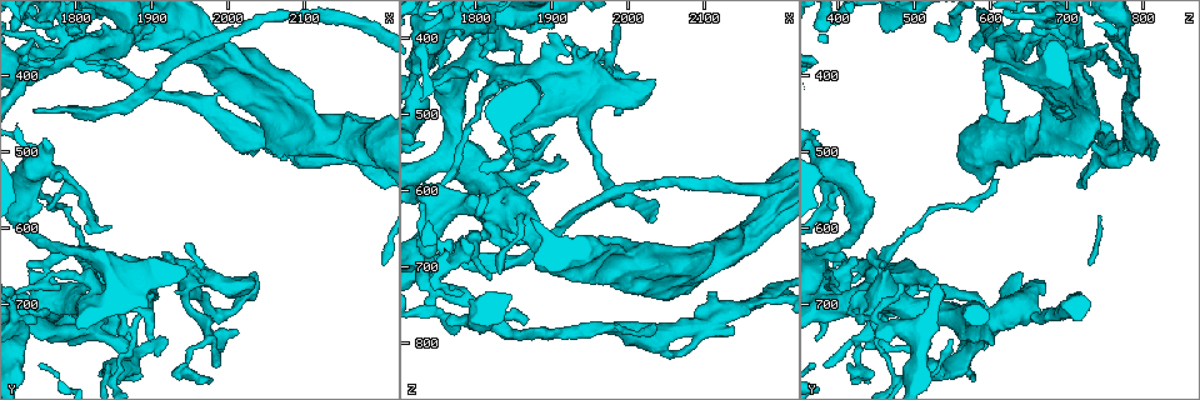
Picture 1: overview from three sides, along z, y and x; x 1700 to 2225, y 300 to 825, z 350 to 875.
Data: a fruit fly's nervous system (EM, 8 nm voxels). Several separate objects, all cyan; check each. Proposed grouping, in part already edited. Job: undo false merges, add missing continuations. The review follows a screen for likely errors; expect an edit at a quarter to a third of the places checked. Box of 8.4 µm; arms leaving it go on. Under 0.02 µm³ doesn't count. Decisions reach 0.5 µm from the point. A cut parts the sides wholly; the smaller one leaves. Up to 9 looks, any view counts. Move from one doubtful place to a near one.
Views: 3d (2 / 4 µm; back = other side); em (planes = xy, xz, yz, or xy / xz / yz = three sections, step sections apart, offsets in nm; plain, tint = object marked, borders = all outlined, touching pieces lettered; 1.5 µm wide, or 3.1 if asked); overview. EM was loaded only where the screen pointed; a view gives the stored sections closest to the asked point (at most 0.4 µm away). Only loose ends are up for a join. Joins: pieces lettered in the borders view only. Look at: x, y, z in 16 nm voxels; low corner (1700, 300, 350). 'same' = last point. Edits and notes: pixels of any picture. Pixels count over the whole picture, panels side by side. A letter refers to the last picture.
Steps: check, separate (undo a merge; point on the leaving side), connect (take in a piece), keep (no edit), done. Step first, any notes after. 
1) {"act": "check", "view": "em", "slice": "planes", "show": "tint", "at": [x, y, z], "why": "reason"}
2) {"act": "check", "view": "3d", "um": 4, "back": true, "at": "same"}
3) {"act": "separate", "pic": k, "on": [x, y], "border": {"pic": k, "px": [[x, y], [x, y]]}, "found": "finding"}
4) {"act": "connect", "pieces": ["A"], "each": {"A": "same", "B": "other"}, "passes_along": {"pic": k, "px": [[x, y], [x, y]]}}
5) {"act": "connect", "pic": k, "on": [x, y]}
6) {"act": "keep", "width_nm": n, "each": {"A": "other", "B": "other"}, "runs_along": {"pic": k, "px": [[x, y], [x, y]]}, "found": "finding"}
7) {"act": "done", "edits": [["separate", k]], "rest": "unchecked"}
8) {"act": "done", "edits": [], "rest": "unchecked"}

{"act": "check", "view": "em", "slice": "planes", "show": "tint", "at": [1740, 450, 695], "why": "long arm stops here"}

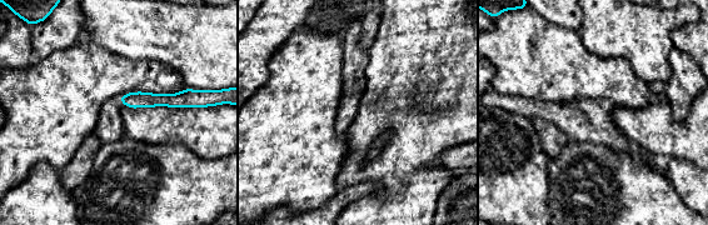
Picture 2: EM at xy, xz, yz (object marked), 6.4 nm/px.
{"act": "check", "view": "em", "slice": "planes", "show": "borders", "at": "same"}

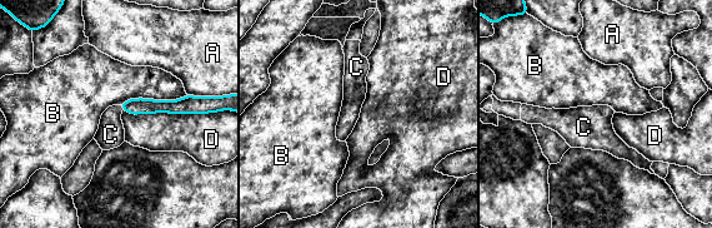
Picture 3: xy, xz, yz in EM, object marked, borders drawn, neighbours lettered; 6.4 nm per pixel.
{"act": "connect", "pieces": ["C"], "longest_contact_nm": ["D", 480], "each": {"A": "other", "B": "other", "C": "same", "D": "other"}, "found": "the neuron continues"}

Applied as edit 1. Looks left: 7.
{"act": "check", "view": "em", "slice": "planes", "show": "borders", "at": [1860, 405, 765], "why": "thin end"}

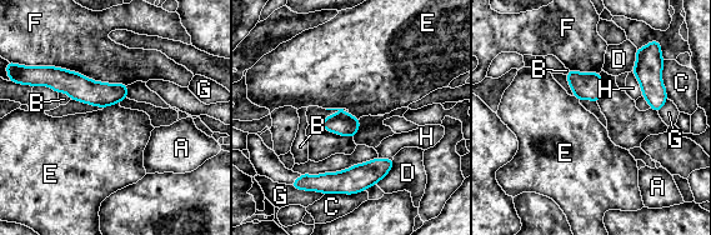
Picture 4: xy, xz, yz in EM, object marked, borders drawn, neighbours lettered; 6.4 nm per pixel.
{"act": "keep", "each": {"A": "other", "B": "other", "C": "other", "D": "other", "E": "other", "F": "other", "G": "other", "H": "other"}, "border": {"pic": 4, "px": [[326, 108], [343, 109]]}, "found": "none of them fits"}

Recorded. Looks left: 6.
{"act": "check", "view": "overview", "why": "see it whole again"}

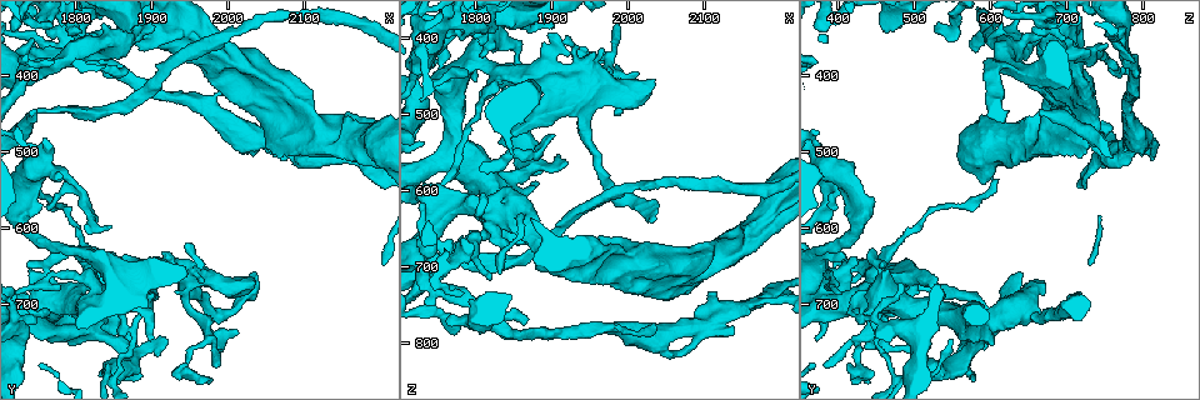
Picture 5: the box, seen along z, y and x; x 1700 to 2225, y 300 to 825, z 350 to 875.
{"act": "check", "view": "3d", "um": 4, "at": [2065, 505, 815], "why": "branch stops here"}

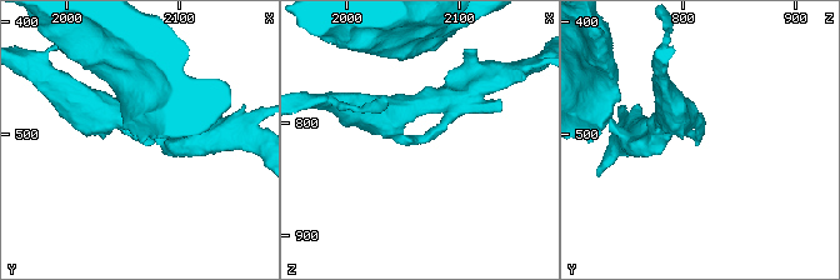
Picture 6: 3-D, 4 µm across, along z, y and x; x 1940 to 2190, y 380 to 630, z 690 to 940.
{"act": "check", "view": "em", "slice": "planes", "show": "borders", "at": [2064, 504, 814]}

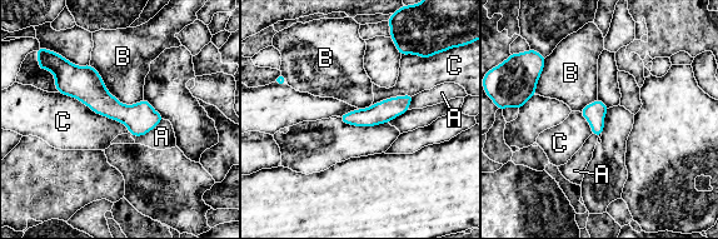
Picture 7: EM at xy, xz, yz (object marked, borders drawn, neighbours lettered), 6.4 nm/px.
{"act": "keep", "longest_contact_nm": ["C", 550], "each": {"A": "other", "B": "other", "C": "other"}, "found": "no lettered piece goes on from it"}

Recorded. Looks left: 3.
{"act": "check", "view": "em", "slice": "yz", "step": 8, "show": "tint", "at": [1920, 745, 565], "why": "branch stops here"}

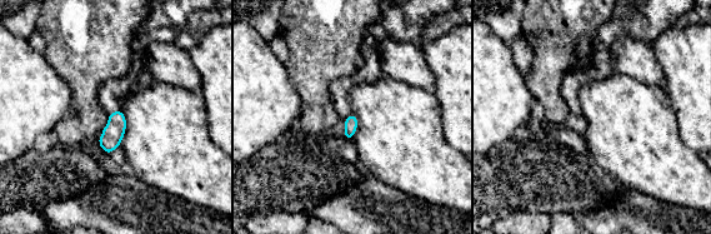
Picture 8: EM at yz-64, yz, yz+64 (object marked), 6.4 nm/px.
{"act": "check", "view": "em", "slice": "planes", "show": "borders", "at": "same", "why": "another direction"}

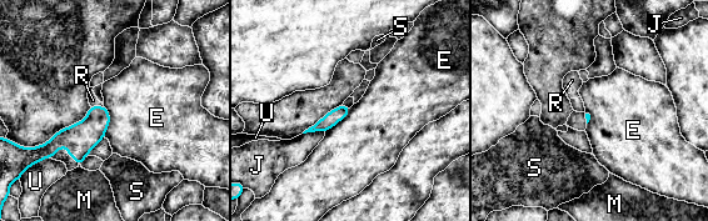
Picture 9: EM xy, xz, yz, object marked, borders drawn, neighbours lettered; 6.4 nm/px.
{"act": "keep", "each": {"E": "other", "J": "other", "M": "other", "R": "other", "S": "other", "U": "other"}, "border": {"pic": 9, "px": [[104, 105], [109, 114], [105, 136]]}, "found": "no lettered piece goes on from it"}

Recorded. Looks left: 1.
{"act": "done", "edits": [["connect", 3]], "rest": "unchecked"}

